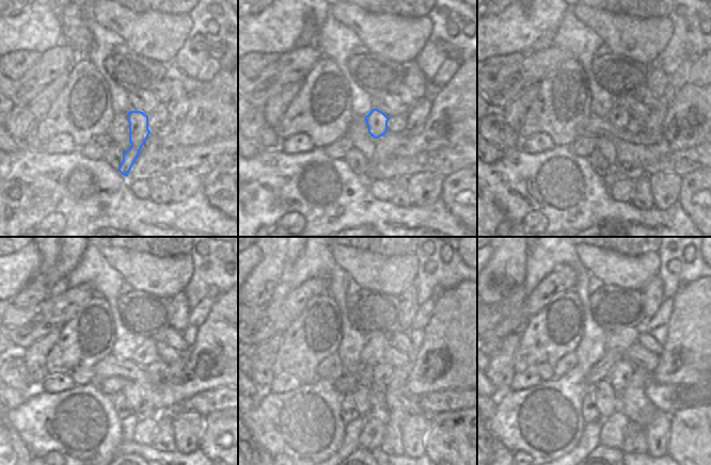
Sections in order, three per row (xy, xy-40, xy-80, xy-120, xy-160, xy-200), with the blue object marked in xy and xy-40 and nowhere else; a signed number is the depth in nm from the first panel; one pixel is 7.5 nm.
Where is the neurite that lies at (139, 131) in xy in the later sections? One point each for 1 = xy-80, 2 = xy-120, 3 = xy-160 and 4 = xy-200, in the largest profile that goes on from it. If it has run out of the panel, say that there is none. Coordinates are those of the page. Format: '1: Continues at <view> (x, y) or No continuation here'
1: Continues at xy-80 (616, 117)
2: Continues at xy-120 (139, 357)
3: Continues at xy-160 (374, 352)
4: Continues at xy-200 (620, 341)

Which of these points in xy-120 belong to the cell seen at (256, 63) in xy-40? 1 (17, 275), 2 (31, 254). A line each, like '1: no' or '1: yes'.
1: no
2: no

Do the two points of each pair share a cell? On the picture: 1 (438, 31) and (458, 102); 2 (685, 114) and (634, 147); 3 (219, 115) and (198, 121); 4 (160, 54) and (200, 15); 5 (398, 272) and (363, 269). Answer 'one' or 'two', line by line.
1: two
2: one
3: one
4: two
5: one

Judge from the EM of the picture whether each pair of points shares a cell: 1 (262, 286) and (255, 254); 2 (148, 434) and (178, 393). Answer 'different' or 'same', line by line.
1: different
2: different

